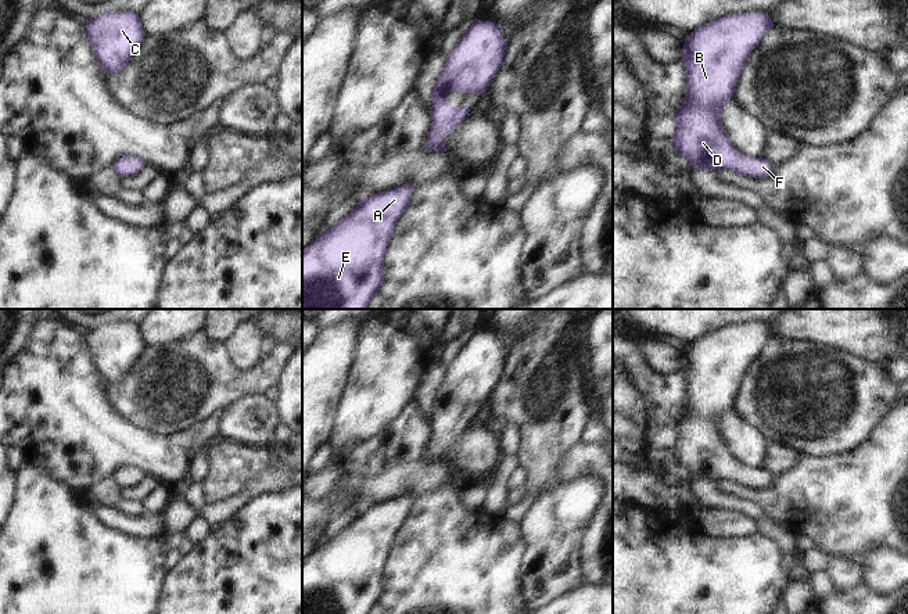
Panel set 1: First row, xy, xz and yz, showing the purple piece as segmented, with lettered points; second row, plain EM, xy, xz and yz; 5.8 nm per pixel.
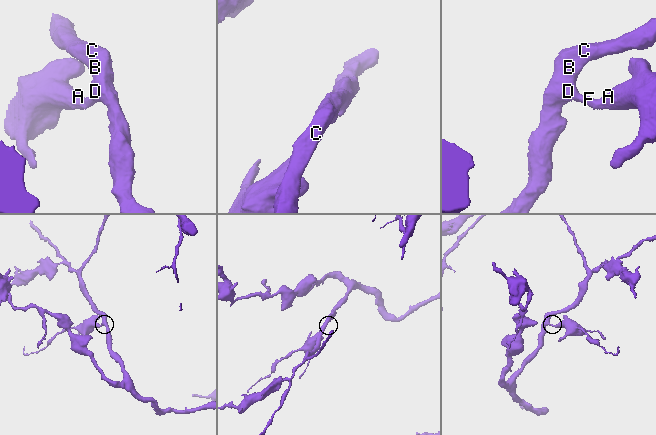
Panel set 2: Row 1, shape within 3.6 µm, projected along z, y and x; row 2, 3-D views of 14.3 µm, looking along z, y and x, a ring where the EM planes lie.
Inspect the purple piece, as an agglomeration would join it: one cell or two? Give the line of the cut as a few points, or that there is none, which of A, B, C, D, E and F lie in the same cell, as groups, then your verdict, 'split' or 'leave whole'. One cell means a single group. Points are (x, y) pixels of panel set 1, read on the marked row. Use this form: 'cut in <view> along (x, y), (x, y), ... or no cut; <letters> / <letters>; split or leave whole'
no cut; A B C D E F; leave whole

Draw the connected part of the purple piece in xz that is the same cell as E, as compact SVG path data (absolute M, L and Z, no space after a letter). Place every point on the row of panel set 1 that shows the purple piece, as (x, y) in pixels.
M398 186L365 197L335 226L302 251L302 309L367 309L384 283L384 256L413 187Z

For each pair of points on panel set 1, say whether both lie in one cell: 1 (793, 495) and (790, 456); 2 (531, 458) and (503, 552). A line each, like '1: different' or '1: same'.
1: different
2: different

